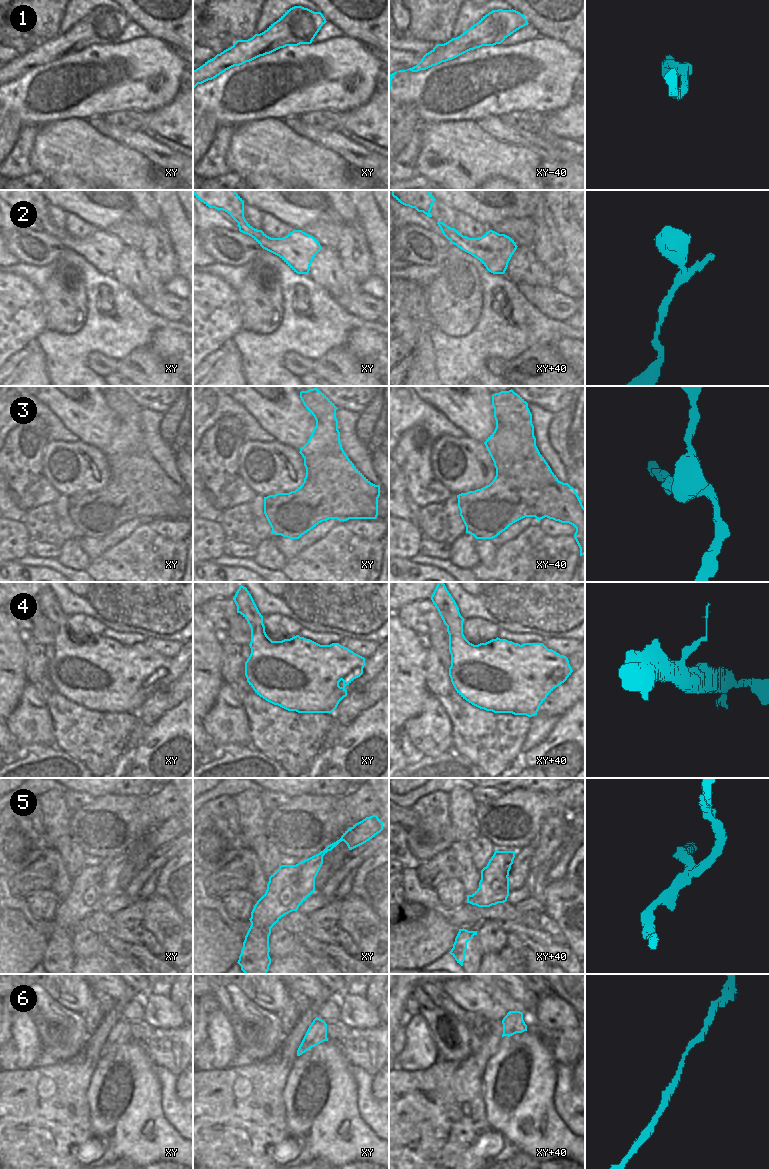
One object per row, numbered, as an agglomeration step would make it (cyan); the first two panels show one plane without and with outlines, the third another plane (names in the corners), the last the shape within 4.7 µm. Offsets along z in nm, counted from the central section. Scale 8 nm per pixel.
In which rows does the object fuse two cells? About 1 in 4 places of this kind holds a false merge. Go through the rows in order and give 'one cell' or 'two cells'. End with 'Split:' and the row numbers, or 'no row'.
1: one cell
2: one cell
3: one cell
4: one cell
5: two cells
6: one cell
Split: 5

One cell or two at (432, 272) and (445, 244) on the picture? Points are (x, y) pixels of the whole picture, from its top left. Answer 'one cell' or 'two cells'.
two cells

